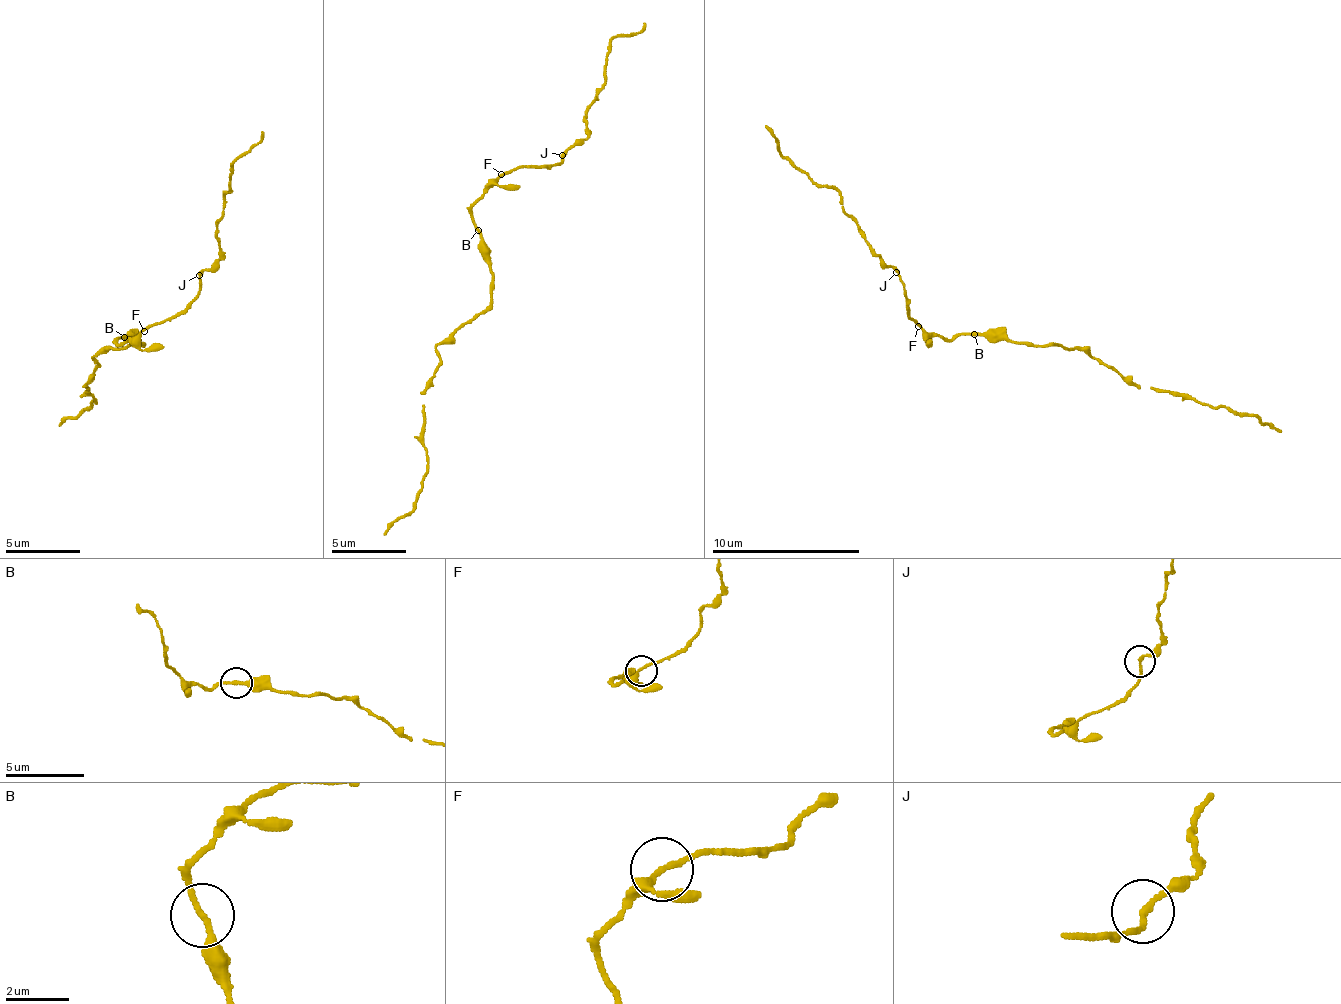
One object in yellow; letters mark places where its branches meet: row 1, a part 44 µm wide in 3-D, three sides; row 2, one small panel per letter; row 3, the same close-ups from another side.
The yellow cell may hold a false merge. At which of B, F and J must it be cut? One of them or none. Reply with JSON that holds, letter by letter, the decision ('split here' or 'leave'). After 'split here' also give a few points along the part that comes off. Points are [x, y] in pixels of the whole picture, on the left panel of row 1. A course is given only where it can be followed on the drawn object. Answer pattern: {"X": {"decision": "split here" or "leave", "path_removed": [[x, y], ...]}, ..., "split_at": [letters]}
{"B": {"decision": "leave"}, "F": {"decision": "leave"}, "J": {"decision": "leave"}, "split_at": []}

